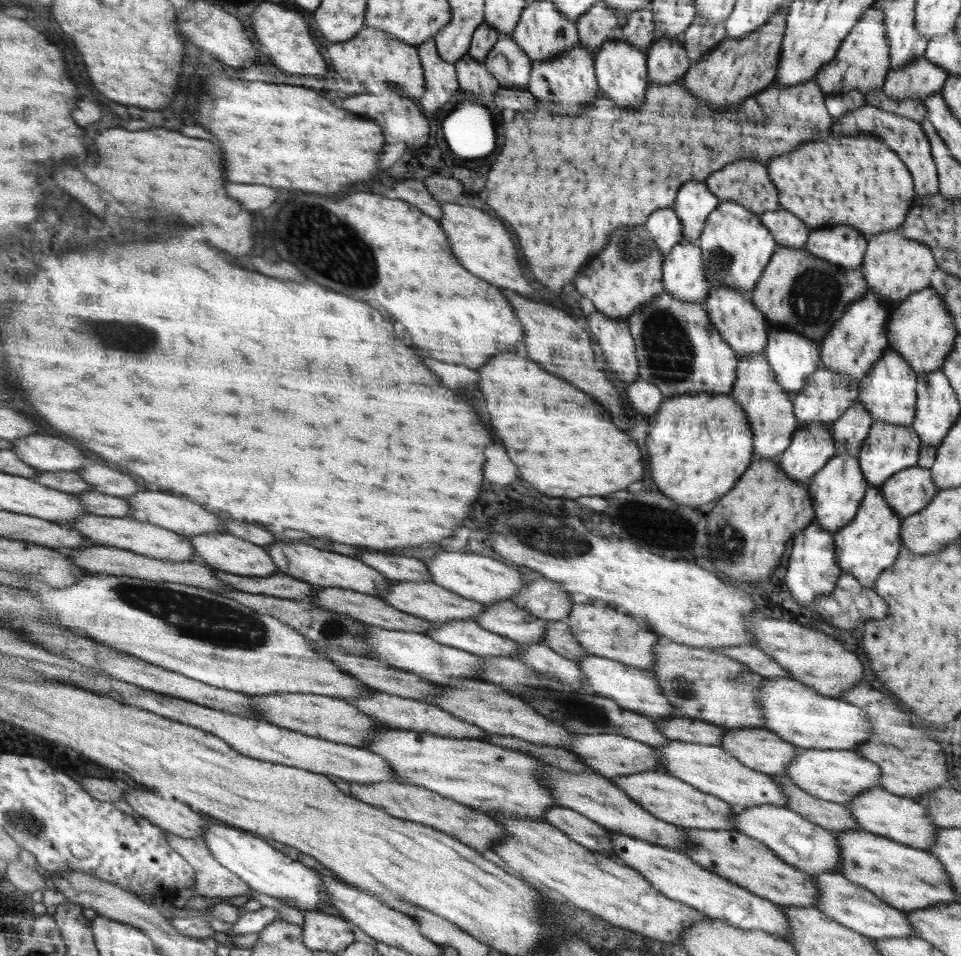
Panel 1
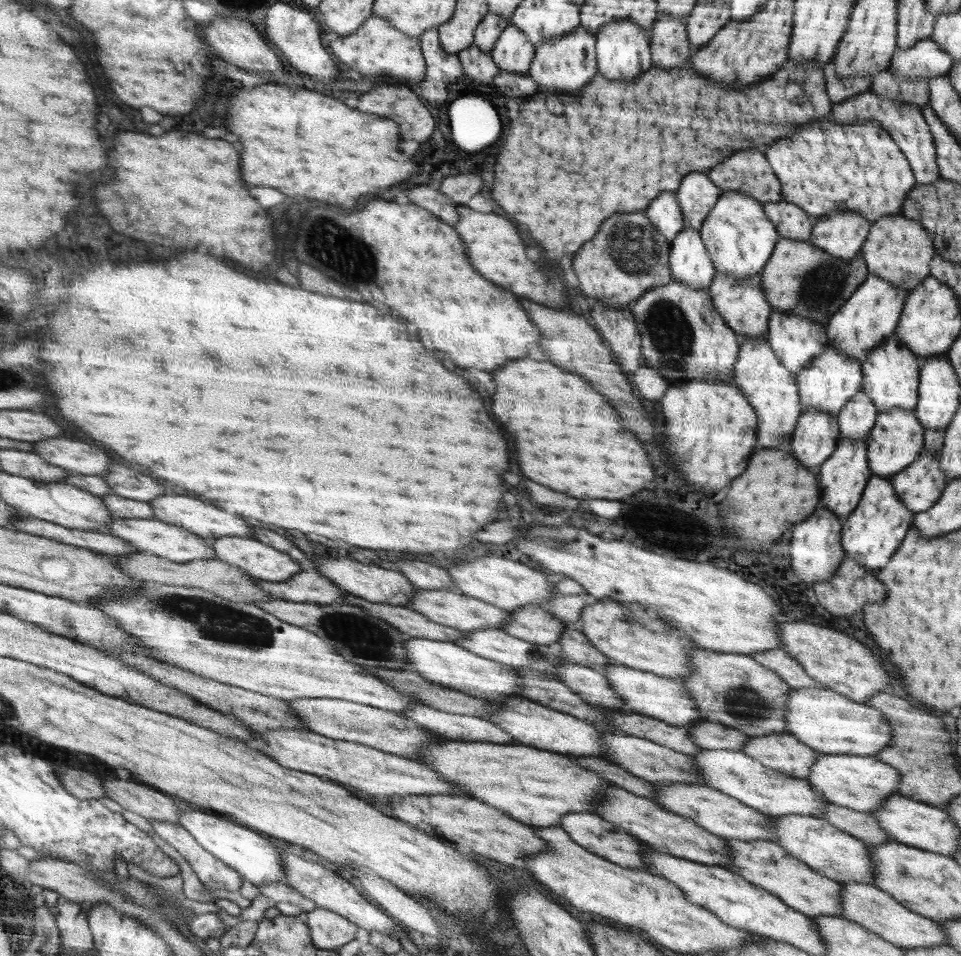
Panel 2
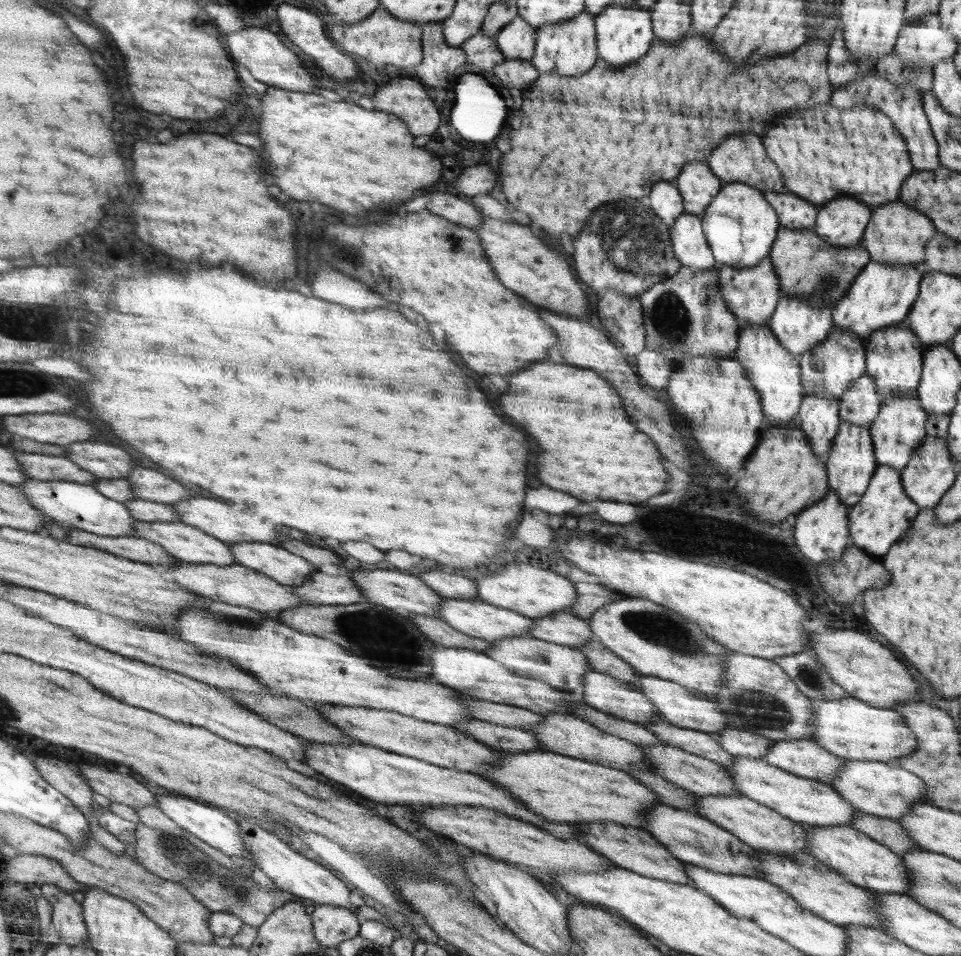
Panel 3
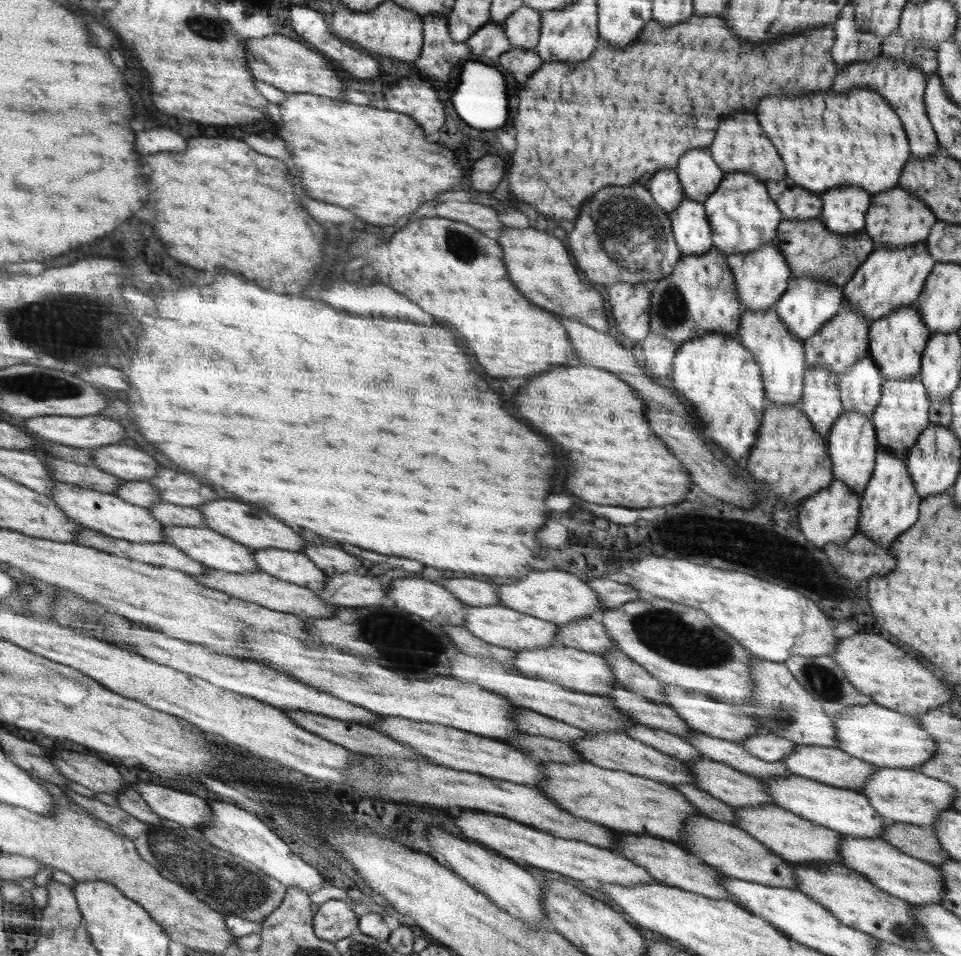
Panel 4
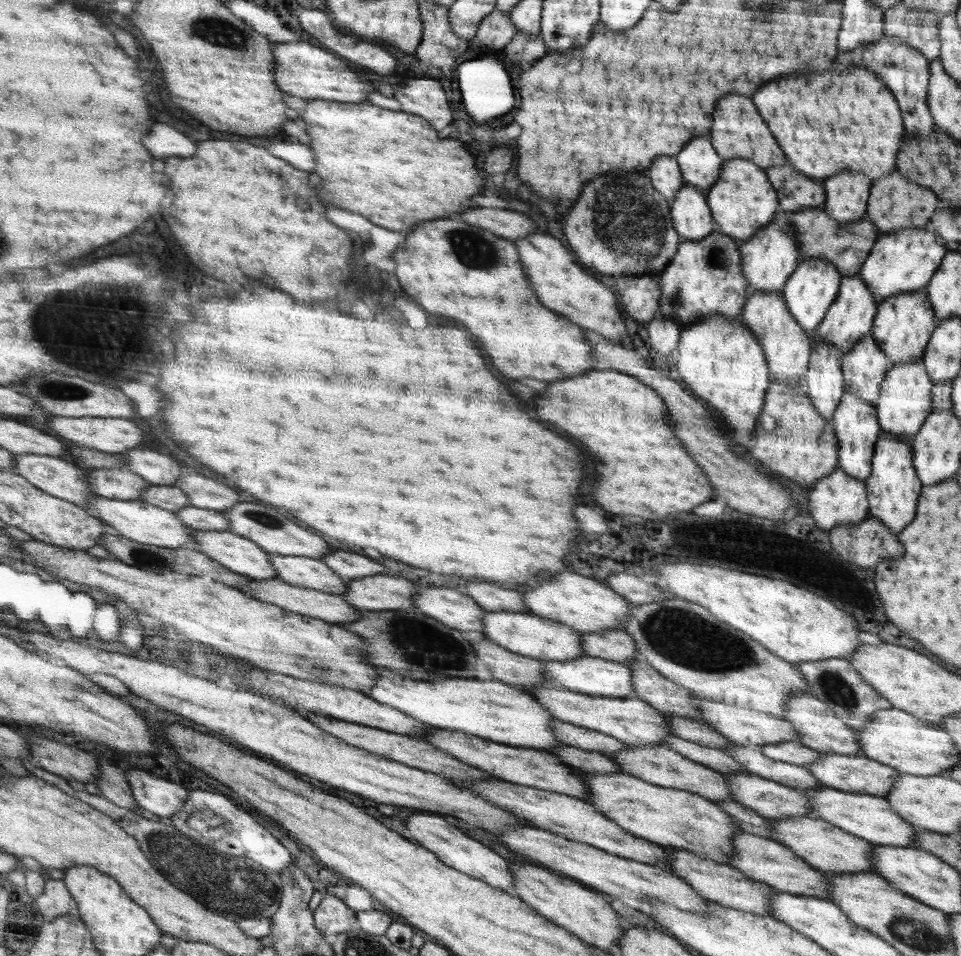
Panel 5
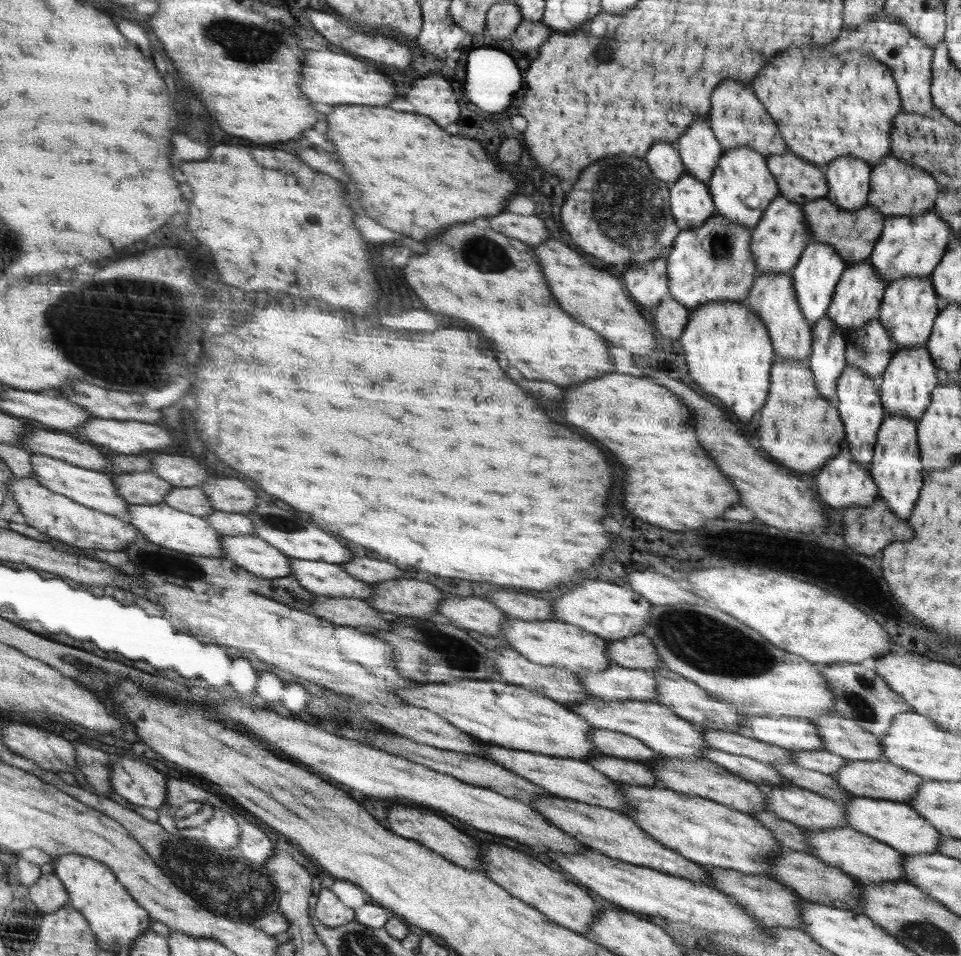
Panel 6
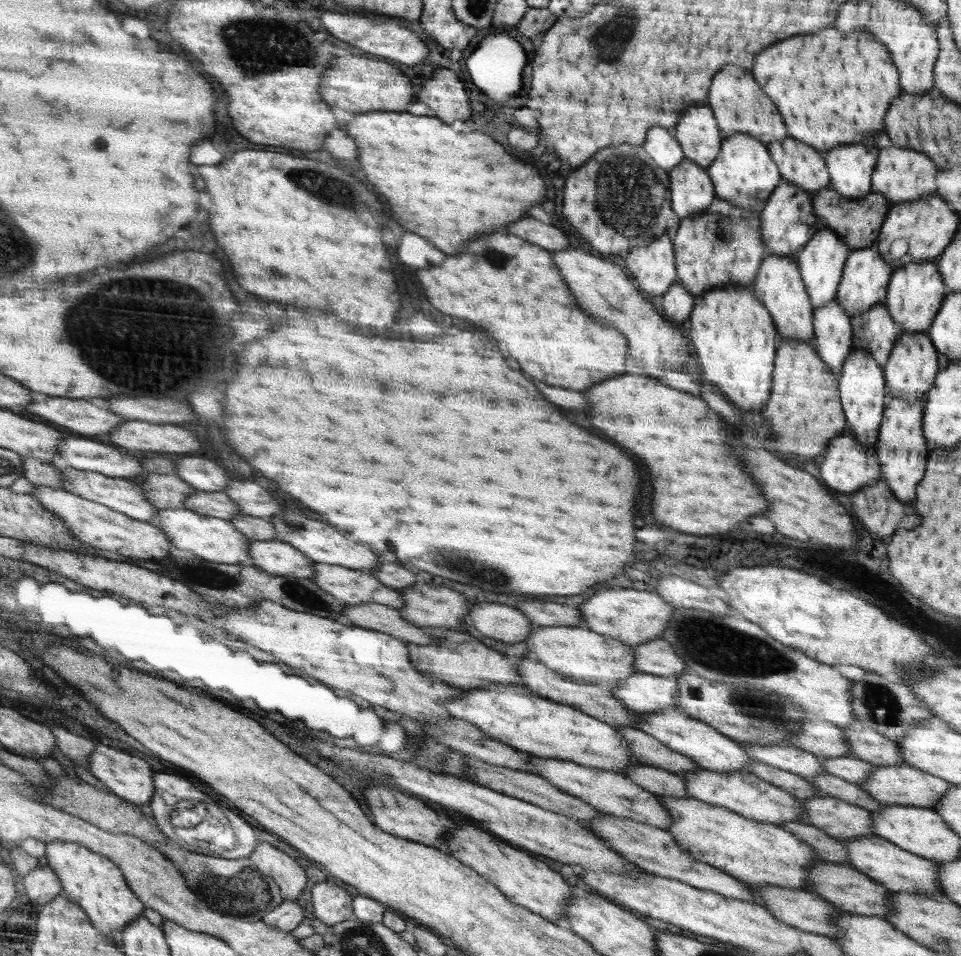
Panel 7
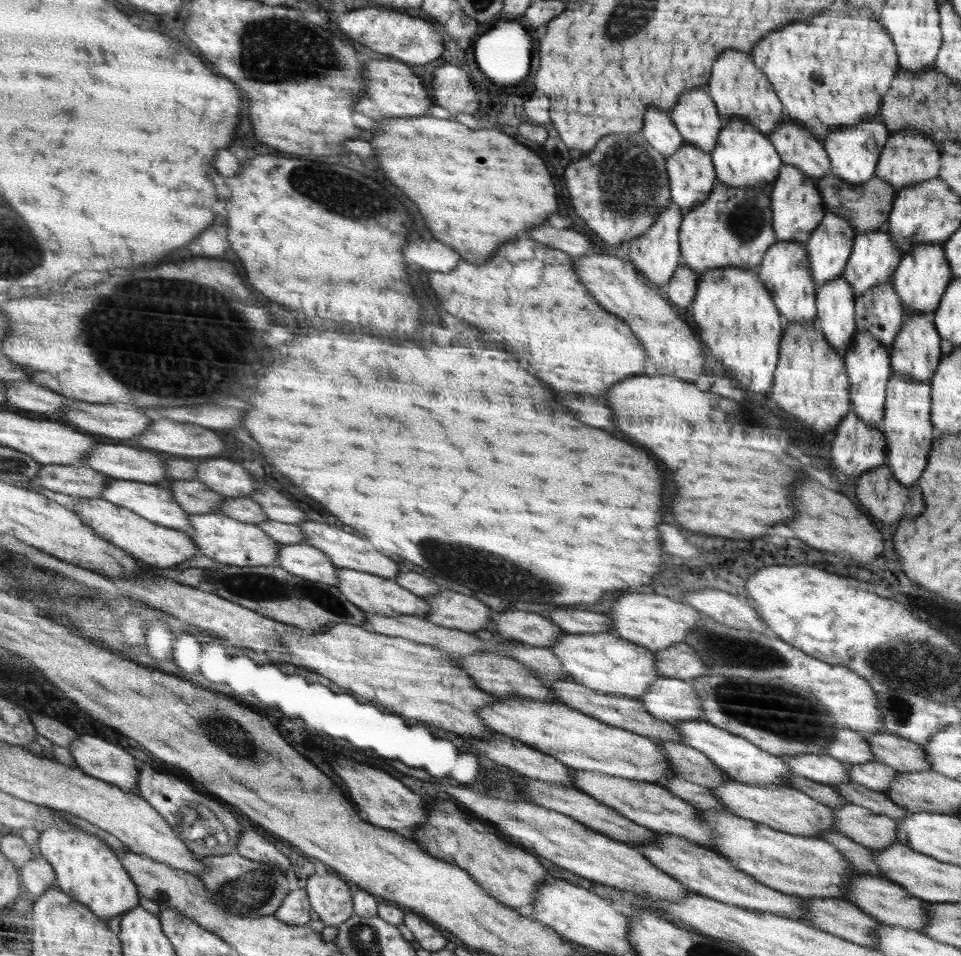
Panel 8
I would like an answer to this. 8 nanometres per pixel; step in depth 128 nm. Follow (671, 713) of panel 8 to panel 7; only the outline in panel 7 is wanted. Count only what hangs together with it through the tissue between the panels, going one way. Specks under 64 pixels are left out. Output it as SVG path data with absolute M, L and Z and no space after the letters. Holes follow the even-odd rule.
M634 673L618 683L612 692L633 712L655 712L678 708L678 682L674 676Z

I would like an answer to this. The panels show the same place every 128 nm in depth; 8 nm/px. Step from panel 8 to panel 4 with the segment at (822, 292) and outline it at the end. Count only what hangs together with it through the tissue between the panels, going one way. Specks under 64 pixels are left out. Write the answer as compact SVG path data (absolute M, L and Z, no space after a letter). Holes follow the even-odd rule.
M812 365L805 374L805 392L801 394L799 408L802 414L806 415L806 418L810 418L814 430L818 430L818 433L823 437L828 436L834 422L842 415L840 395L840 377L824 365Z

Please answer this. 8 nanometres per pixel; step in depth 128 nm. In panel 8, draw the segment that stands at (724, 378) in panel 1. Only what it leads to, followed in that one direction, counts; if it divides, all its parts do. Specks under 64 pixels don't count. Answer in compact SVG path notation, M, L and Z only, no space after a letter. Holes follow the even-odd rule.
M716 182L706 202L694 206L681 222L683 264L698 278L718 268L757 269L766 252L777 240L773 226L773 208L766 186L738 187Z

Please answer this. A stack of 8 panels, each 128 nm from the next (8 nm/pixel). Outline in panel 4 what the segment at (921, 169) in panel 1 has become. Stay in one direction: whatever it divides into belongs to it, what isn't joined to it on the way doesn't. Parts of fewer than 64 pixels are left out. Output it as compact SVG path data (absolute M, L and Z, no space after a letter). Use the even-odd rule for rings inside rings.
M882 54L869 61L855 62L842 67L834 77L834 92L843 93L852 86L866 86L870 90L878 91L894 109L904 127L904 132L909 138L909 147L912 156L918 160L930 158L930 154L939 148L937 136L933 130L933 123L929 121L925 105L925 88L928 78L920 67L904 61L886 59Z

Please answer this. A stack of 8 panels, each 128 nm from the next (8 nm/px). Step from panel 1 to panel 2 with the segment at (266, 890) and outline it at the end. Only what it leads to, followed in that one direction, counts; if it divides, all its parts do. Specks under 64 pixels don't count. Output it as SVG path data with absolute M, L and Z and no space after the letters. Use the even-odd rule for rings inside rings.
M185 810L180 817L181 825L187 828L212 854L221 858L226 864L240 871L242 876L254 885L264 882L286 884L285 863L281 855L267 840L266 836L253 828L244 826L228 816L206 810Z

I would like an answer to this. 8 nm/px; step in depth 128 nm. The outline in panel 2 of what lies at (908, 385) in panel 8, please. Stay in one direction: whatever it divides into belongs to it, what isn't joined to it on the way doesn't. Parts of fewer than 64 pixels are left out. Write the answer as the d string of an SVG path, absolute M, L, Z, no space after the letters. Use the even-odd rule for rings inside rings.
M873 476L874 482L866 485L866 498L862 498L862 506L857 506L848 517L843 518L842 544L846 558L856 559L862 566L875 575L888 565L888 560L897 552L906 533L912 528L914 513L895 493L890 478Z

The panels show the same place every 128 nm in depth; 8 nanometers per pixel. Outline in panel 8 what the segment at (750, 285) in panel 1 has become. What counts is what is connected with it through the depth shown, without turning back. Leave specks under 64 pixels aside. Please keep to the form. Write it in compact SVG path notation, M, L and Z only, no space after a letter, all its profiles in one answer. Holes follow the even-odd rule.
M742 119L724 123L724 129L718 135L718 144L712 150L711 158L717 171L716 182L739 189L759 186L769 188L784 168L778 152L770 144L767 135Z

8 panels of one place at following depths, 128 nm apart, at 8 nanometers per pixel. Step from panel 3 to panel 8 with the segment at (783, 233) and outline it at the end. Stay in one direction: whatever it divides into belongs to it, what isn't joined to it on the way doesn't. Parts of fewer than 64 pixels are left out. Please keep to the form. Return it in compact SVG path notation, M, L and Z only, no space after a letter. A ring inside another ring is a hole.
M826 175L816 180L816 185L822 197L822 202L830 209L830 212L845 218L851 225L855 226L855 234L861 235L867 232L874 232L881 228L882 224L889 220L894 204L894 186L884 179L874 176L861 185L851 185L841 181L841 178Z

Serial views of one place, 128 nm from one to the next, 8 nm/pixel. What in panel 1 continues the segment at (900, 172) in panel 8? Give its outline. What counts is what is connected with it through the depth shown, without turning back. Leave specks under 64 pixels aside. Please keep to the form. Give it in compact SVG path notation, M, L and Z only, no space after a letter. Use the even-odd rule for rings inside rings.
M901 227L894 230L884 230L868 240L868 248L861 266L862 274L868 284L868 291L876 291L883 302L892 307L912 296L919 290L932 287L932 277L937 269L936 258L932 248L924 243L904 236Z

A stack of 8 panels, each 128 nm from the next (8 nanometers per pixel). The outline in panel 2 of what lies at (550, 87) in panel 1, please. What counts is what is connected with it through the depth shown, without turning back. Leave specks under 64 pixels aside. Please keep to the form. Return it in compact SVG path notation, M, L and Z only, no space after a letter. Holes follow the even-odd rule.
M580 24L572 33L540 43L535 48L528 74L538 86L548 88L548 92L562 90L568 94L576 94L578 88L586 86L597 74L596 44L596 36Z

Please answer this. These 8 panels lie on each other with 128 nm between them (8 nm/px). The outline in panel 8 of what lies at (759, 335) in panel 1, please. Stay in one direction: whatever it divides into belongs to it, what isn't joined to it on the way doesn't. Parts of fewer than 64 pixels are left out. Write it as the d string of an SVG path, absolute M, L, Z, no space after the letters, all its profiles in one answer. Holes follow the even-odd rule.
M785 166L769 191L777 240L798 241L799 243L808 241L814 228L817 228L824 216L824 203L816 181L794 166Z

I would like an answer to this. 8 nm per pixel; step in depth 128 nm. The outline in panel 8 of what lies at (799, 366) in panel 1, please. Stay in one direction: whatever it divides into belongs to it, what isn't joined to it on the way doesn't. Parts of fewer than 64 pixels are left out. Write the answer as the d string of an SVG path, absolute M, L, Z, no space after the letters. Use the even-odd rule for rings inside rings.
M830 212L826 214L826 222L822 222L822 226L817 226L804 244L810 254L810 274L817 280L815 283L820 289L826 281L834 281L843 275L853 252L853 246L856 244L855 226L840 215Z

